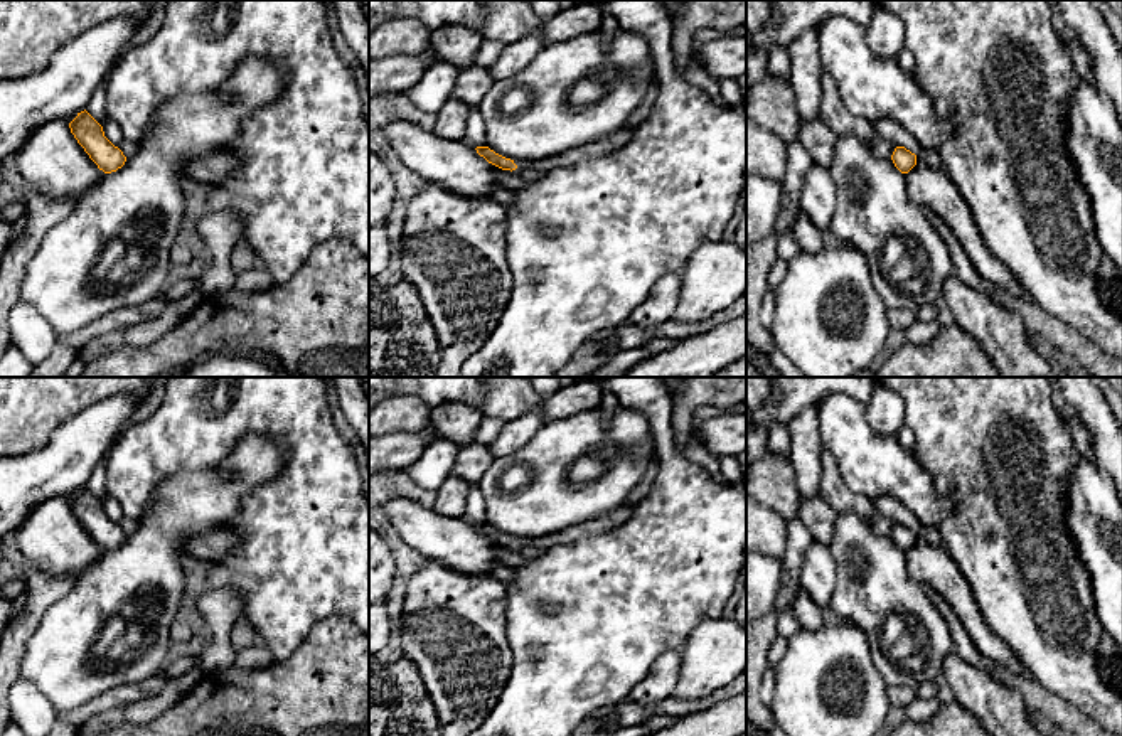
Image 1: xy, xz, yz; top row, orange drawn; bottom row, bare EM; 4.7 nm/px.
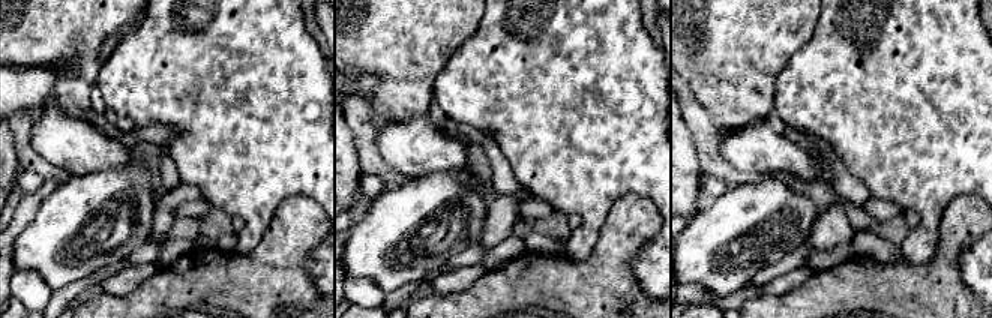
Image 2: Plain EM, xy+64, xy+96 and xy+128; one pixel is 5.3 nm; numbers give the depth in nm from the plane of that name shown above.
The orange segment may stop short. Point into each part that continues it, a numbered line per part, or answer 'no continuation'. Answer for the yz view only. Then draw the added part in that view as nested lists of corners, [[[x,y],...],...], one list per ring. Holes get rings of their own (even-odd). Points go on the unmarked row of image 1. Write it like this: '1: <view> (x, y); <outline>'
no continuation

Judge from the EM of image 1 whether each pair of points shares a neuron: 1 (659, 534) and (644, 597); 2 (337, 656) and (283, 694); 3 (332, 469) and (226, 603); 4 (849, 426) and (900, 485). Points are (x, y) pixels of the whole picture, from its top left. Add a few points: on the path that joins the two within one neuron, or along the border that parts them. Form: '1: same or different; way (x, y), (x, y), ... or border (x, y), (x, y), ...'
1: same; way (659, 549), (659, 573), (651, 581)
2: same; way (324, 667), (315, 667), (297, 686)
3: different; border (208, 590), (235, 592), (240, 597), (241, 617)
4: same; way (856, 442), (885, 470)

